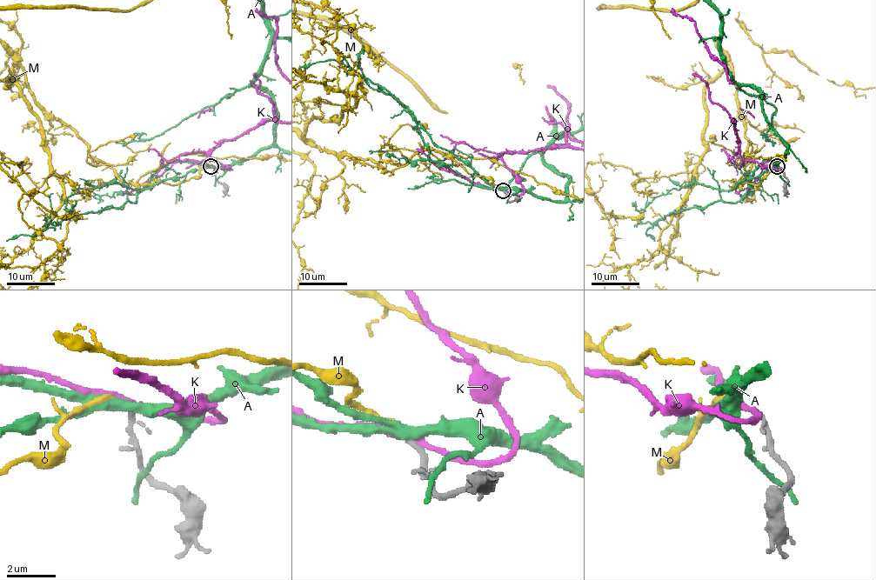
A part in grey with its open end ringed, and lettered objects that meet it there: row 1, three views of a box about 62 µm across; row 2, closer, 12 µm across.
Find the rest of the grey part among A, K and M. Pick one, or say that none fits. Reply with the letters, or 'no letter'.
M

